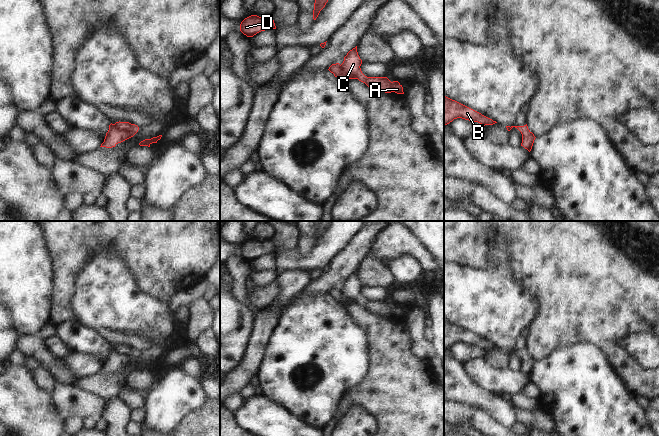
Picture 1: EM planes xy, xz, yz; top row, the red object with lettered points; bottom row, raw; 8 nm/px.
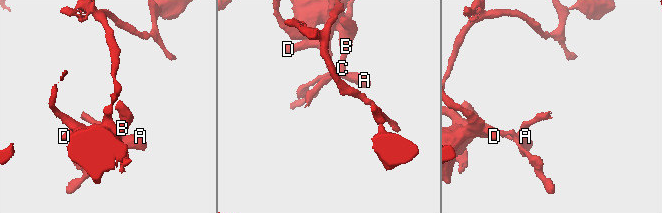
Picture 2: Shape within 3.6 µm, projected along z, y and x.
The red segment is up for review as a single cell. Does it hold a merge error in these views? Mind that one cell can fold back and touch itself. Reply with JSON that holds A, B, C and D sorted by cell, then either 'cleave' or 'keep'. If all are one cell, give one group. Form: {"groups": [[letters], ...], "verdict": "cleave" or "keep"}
{"groups": [["A", "D"], ["B", "C"]], "verdict": "cleave"}

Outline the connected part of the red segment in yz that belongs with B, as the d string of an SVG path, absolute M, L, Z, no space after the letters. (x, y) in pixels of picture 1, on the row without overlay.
M444 319L444 350L457 342L462 342L471 346L478 346L483 350L497 347L481 337Z

